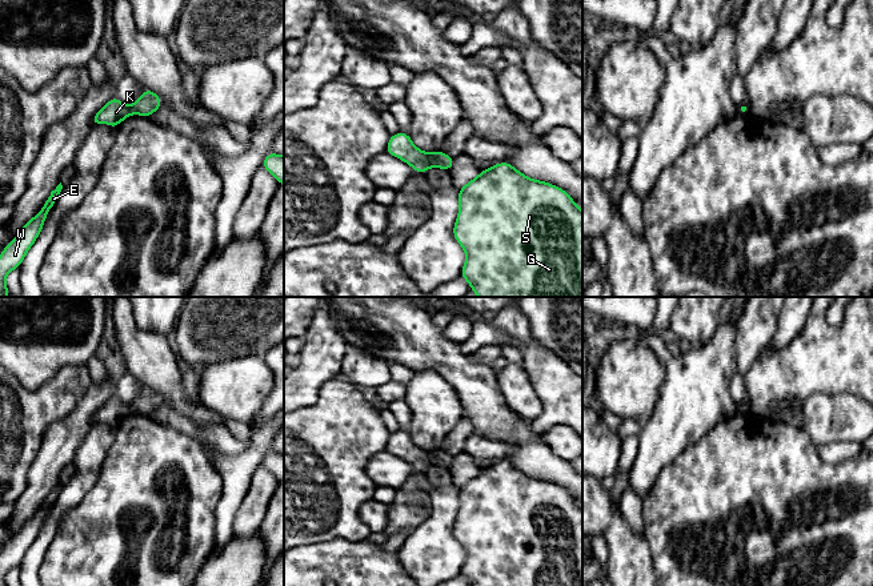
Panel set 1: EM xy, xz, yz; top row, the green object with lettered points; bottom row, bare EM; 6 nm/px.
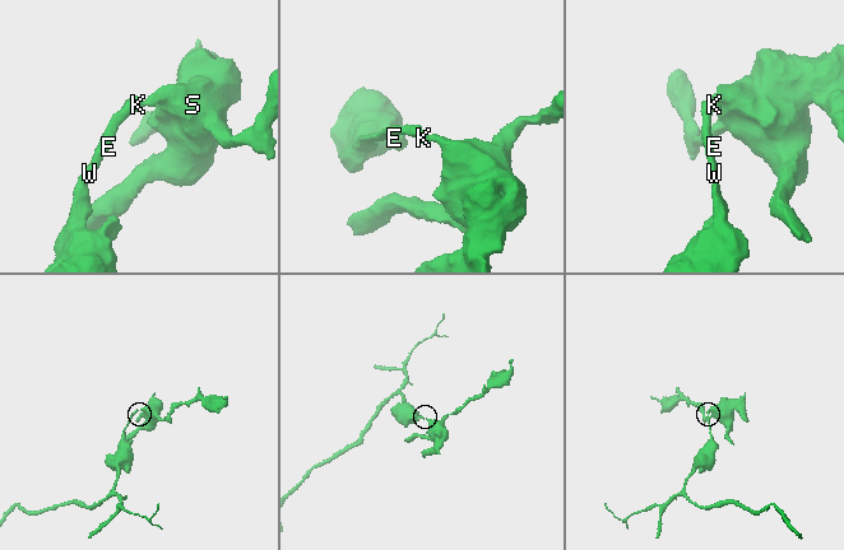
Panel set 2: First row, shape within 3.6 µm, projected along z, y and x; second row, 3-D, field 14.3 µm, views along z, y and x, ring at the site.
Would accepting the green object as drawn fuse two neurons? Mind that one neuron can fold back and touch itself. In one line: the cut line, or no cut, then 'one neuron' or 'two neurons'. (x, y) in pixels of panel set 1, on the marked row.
cut in xz along (429, 153), (431, 165); two neurons

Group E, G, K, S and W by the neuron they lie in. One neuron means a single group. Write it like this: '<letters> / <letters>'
E K W / G S

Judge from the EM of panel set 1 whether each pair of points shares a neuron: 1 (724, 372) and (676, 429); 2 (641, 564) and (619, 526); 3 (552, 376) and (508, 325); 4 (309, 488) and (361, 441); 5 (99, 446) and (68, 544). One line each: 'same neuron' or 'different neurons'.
1: same neuron
2: same neuron
3: different neurons
4: same neuron
5: different neurons

